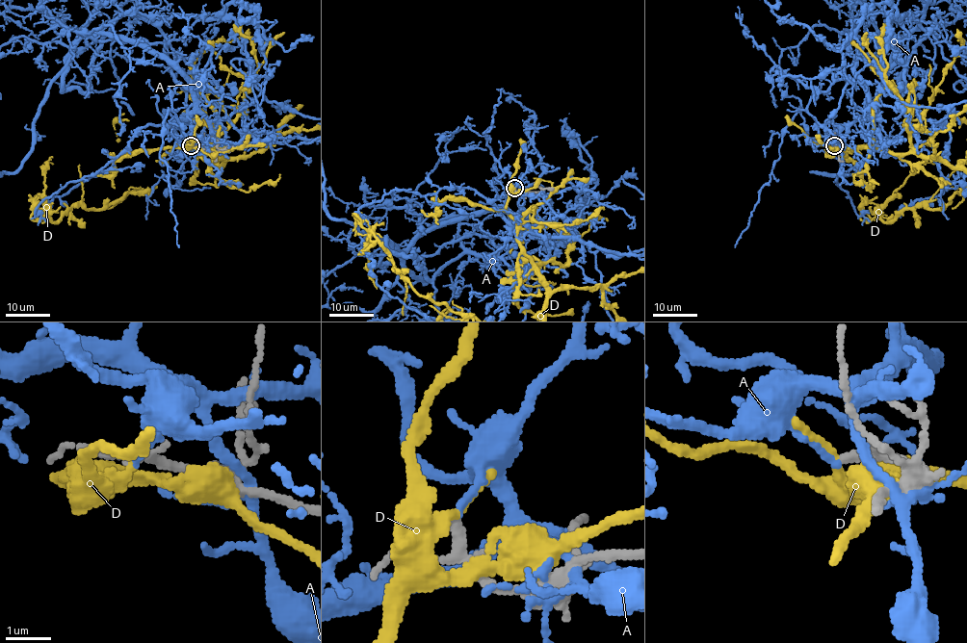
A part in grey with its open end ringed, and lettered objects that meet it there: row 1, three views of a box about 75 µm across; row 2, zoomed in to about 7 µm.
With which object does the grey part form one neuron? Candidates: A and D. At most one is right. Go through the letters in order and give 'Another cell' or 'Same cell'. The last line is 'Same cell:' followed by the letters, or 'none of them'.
A: Another cell
D: Another cell
Same cell: none of them

